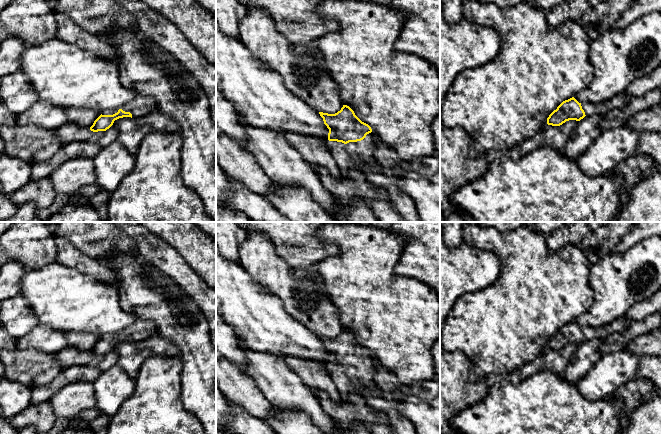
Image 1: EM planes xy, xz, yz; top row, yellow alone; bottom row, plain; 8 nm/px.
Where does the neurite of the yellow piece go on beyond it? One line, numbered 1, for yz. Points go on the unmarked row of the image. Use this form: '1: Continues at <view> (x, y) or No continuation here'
1: Continues at yz (620, 325)

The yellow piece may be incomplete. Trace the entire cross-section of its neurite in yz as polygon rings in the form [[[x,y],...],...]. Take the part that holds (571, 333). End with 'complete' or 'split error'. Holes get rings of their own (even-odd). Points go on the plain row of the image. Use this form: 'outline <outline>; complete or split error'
outline [[[624,316],[616,319],[606,326],[593,328],[590,326],[579,327],[574,321],[563,325],[556,334],[547,342],[547,348],[560,350],[566,345],[580,345],[585,340],[604,339],[614,333],[624,333],[630,326],[630,320]]]; split error

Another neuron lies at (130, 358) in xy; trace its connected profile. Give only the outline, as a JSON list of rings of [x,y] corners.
[[[123,341],[114,345],[113,349],[118,354],[117,365],[131,377],[136,378],[147,357],[151,355],[149,349],[139,350],[131,341]]]

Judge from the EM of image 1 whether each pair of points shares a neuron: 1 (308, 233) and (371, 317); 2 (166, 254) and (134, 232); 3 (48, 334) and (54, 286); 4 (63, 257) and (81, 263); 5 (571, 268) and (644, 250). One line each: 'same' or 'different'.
1: different
2: same
3: different
4: same
5: different

